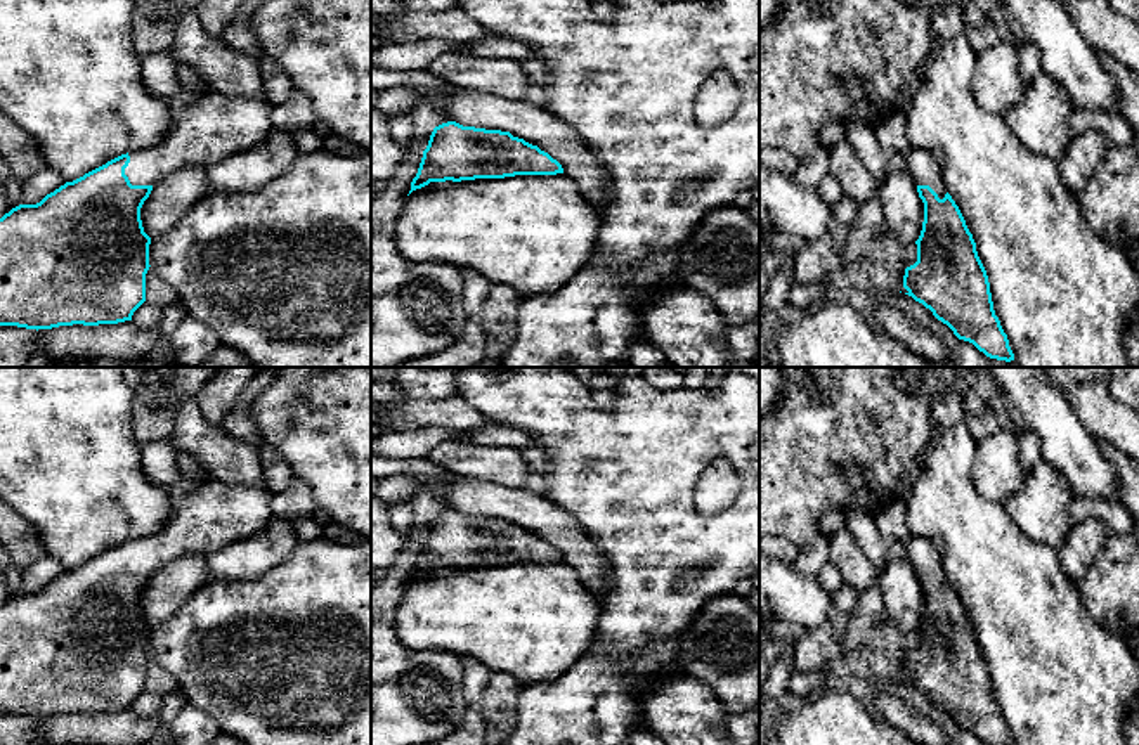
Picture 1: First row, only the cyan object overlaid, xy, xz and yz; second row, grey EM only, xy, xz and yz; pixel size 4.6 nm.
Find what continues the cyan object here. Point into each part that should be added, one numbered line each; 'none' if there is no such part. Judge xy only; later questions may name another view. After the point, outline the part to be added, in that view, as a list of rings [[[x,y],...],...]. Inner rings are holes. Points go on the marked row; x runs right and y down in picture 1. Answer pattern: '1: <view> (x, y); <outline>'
1: xy (210, 127); [[[205,90],[179,106],[170,133],[154,147],[128,152],[132,185],[156,185],[184,166],[208,166],[258,146],[272,130],[264,97],[234,97]]]

